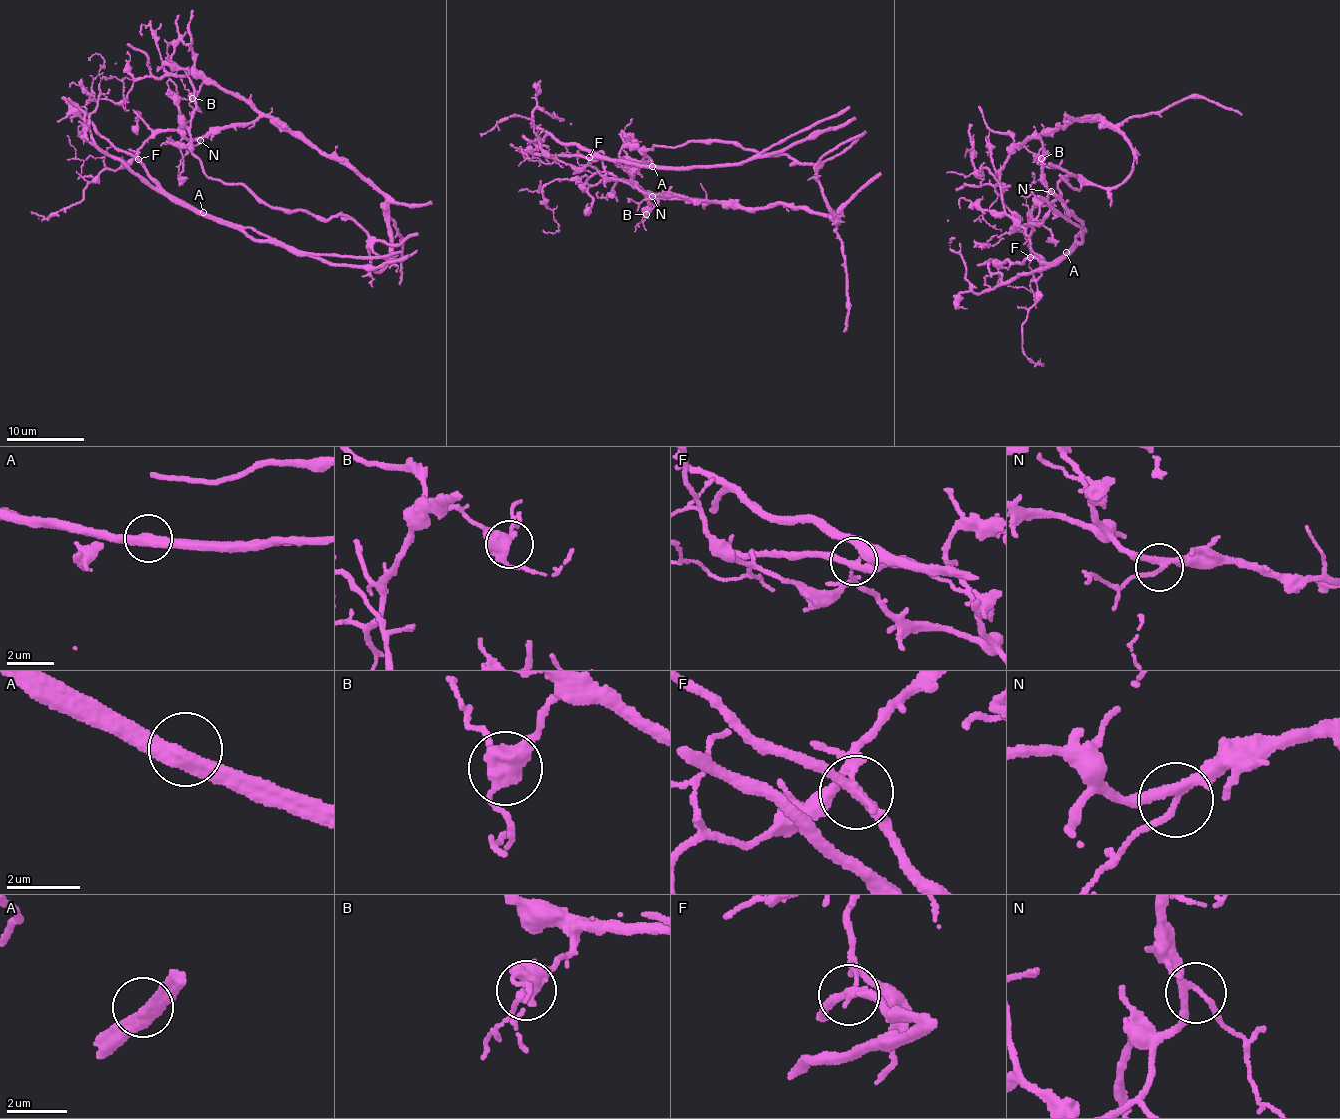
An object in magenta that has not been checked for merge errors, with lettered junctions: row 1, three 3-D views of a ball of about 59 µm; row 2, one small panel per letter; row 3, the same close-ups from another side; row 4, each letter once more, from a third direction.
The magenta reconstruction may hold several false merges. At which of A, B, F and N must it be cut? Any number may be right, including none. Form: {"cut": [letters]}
{"cut": ["A", "F"]}

